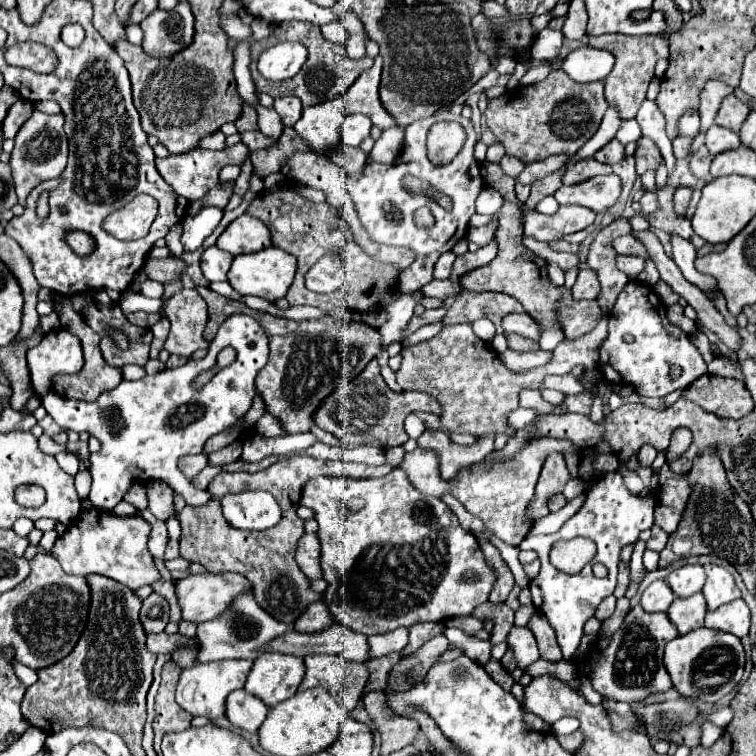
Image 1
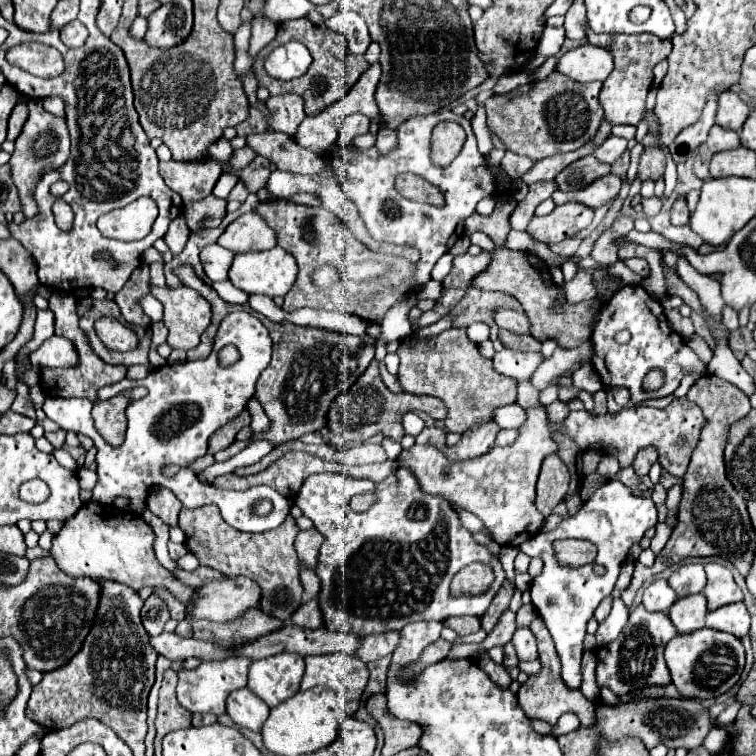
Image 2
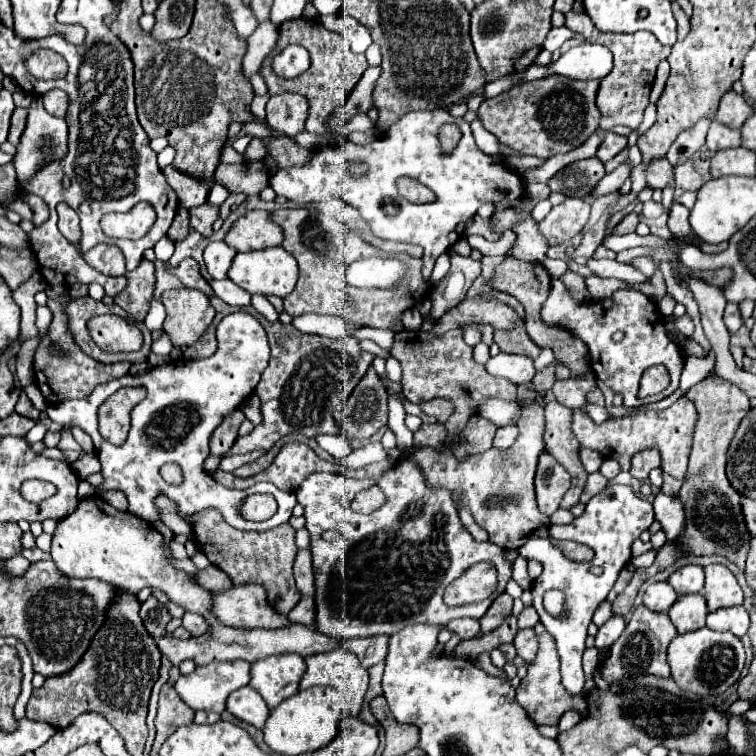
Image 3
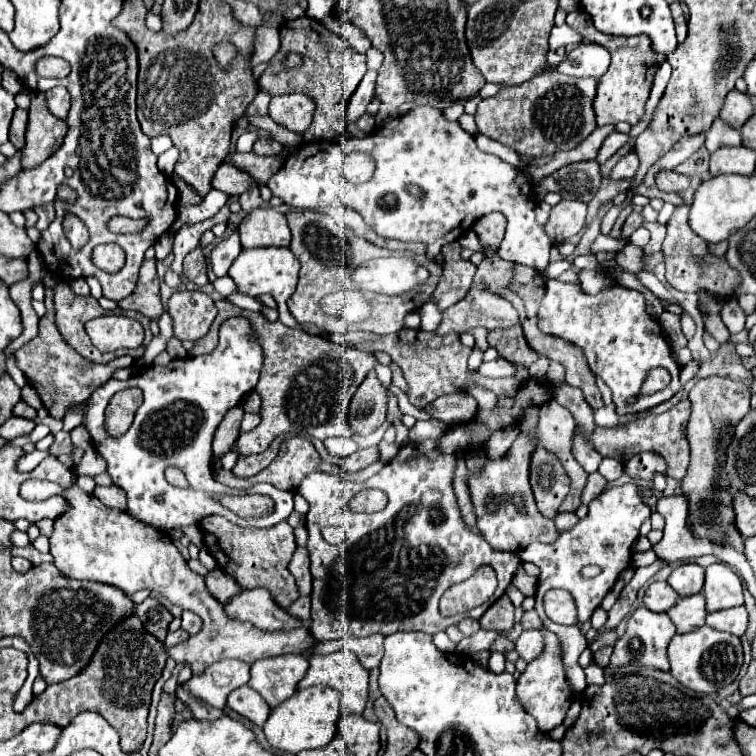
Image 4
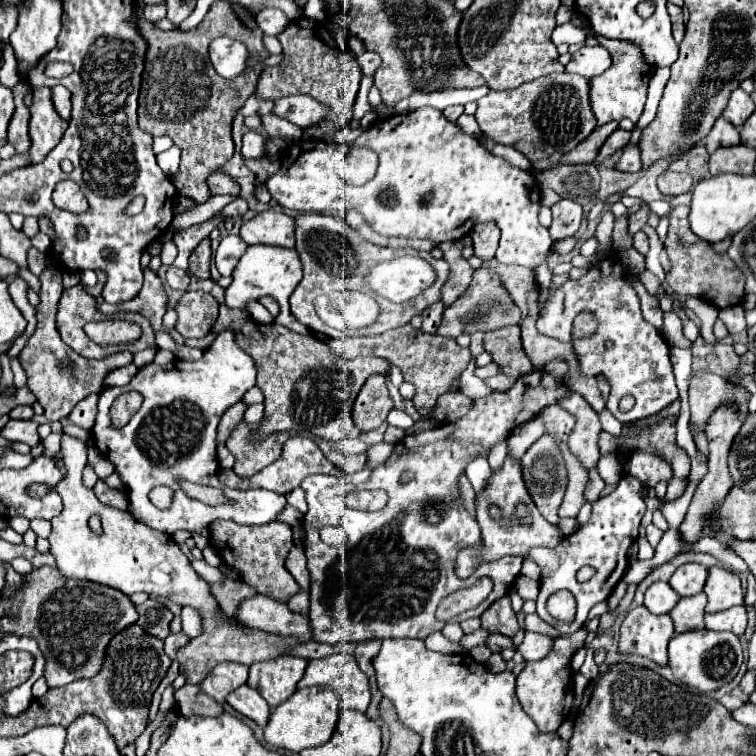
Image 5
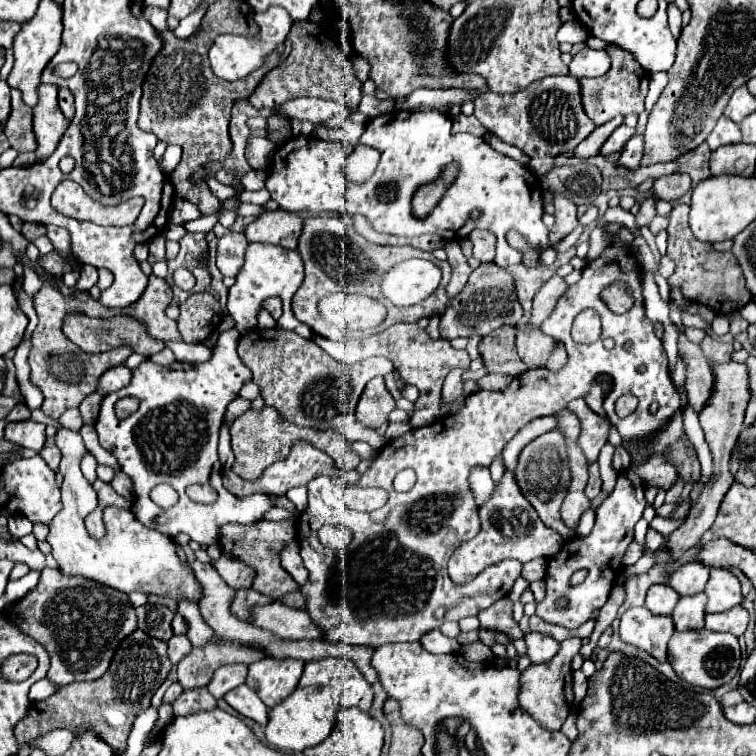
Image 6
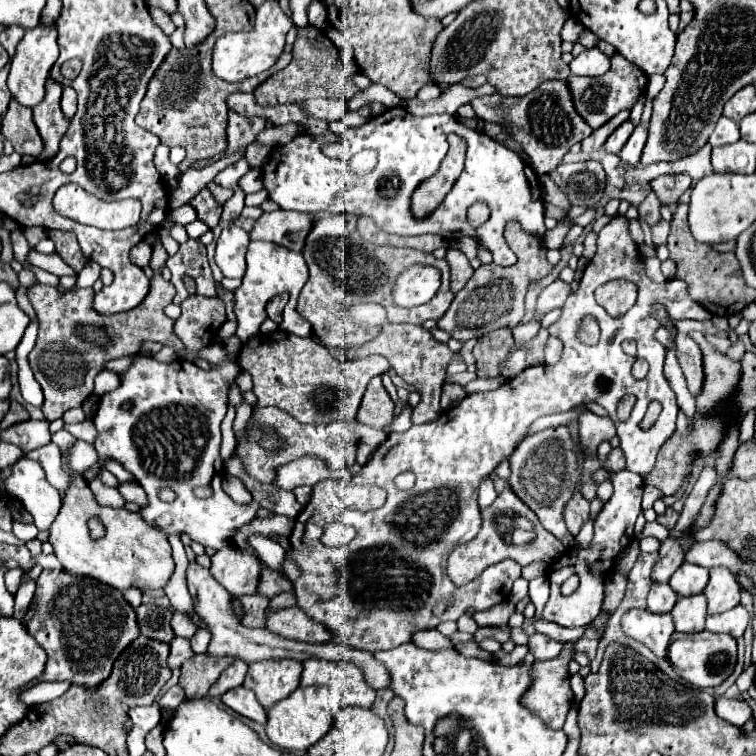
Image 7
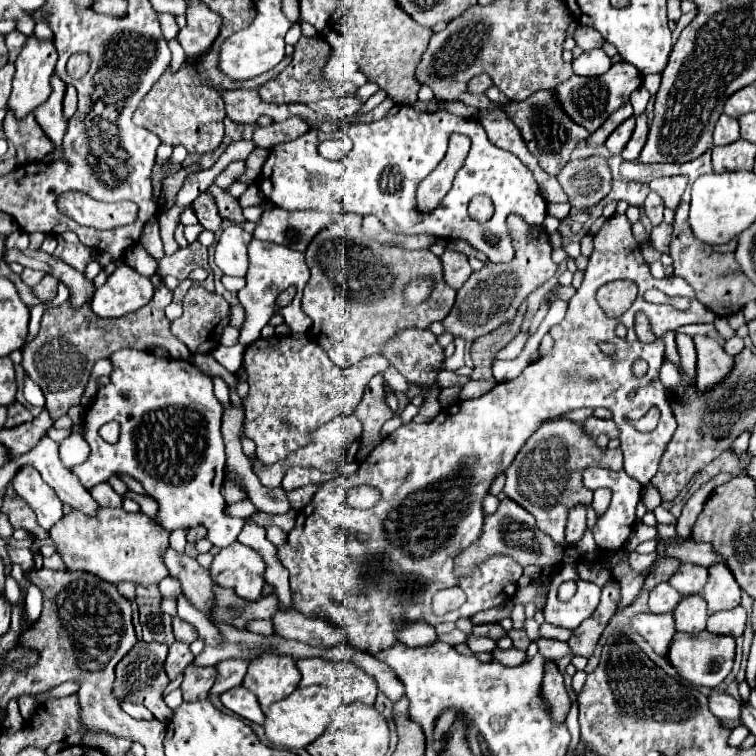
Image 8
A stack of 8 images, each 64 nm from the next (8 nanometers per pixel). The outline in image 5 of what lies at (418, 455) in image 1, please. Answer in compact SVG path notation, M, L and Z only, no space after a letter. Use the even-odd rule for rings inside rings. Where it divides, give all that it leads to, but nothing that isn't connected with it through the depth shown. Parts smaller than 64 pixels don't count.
M506 458L504 466L492 474L490 478L490 486L478 496L476 500L476 520L482 528L482 550L464 550L458 554L456 558L456 566L454 566L454 574L458 578L468 578L478 564L482 562L492 562L492 560L498 560L502 556L520 556L520 558L526 558L526 554L530 552L530 548L534 546L558 546L558 542L564 538L562 532L552 526L550 522L546 522L540 512L536 510L534 502L530 500L528 496L528 490L524 486L524 480L522 480L522 468L520 468L520 462L514 462L512 458ZM518 504L524 504L532 516L532 524L520 524L516 518L514 518L514 510Z

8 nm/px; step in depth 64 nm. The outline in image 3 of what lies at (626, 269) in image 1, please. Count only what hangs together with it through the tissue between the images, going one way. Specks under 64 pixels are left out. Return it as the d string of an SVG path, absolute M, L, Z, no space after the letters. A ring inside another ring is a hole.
M642 256L642 258L636 258L634 262L632 262L632 266L634 268L638 268L642 274L646 274L646 276L652 276L654 274L654 270L656 270L656 262L650 258L650 256Z

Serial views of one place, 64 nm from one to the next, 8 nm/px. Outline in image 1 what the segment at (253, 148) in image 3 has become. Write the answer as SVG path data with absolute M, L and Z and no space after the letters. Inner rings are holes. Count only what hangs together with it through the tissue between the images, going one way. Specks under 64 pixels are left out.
M240 142L232 148L226 148L222 152L212 152L212 150L204 150L204 148L198 148L198 150L190 150L186 154L180 154L180 156L168 156L168 158L156 158L156 168L160 172L160 176L172 186L172 190L186 198L188 202L192 200L200 200L204 198L204 194L214 188L218 184L218 174L224 166L228 164L236 164L236 166L242 166L244 160L248 158L250 150Z

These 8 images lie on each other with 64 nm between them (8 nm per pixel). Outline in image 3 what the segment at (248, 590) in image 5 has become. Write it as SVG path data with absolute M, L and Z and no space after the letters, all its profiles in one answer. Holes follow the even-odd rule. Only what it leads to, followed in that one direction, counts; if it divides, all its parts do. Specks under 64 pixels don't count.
M208 566L206 570L200 570L196 578L198 578L198 584L204 586L208 592L224 592L232 586L232 580L216 566Z

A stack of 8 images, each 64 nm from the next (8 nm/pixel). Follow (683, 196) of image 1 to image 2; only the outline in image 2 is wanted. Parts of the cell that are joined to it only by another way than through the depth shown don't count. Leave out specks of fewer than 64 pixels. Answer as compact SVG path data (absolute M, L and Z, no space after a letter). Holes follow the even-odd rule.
M678 198L672 206L672 212L670 212L670 222L674 226L686 226L688 224L688 218L690 218L690 212L686 208L686 200L684 198Z

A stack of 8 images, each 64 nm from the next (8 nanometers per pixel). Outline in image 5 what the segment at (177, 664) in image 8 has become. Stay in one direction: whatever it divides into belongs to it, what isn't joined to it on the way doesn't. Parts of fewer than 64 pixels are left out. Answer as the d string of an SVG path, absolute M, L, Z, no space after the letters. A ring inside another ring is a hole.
M184 632L170 634L170 636L164 640L164 650L166 650L166 654L168 654L172 660L176 660L176 650L180 650L182 646L186 646L188 640L190 640L190 638L188 638Z

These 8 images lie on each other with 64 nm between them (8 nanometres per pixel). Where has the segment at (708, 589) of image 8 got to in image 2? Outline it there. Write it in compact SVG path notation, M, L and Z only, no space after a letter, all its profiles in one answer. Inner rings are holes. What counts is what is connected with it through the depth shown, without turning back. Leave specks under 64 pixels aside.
M706 564L706 576L708 584L702 590L708 598L708 610L716 610L726 604L734 604L742 600L742 590L732 578L732 572L724 568L722 564Z

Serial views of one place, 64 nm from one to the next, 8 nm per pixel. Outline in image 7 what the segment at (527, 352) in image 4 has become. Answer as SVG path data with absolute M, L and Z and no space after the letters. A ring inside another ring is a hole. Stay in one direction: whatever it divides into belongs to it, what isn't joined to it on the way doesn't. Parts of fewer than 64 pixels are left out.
M500 328L478 338L472 354L476 358L476 374L480 378L492 378L498 374L498 364L508 358L512 346L512 330Z

